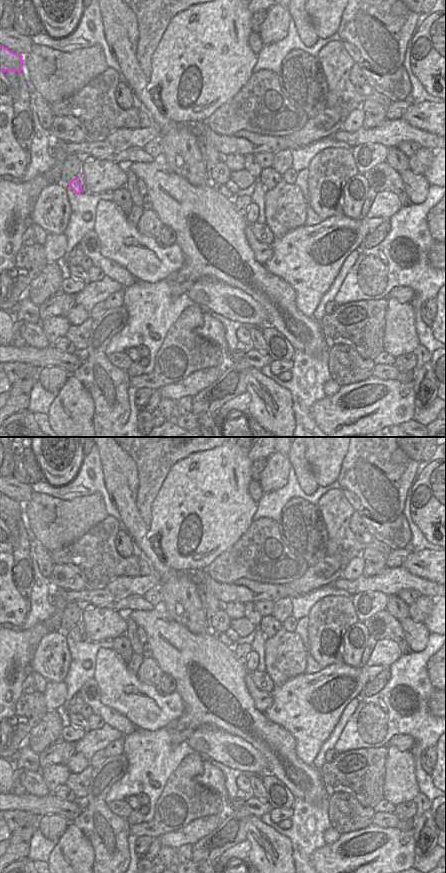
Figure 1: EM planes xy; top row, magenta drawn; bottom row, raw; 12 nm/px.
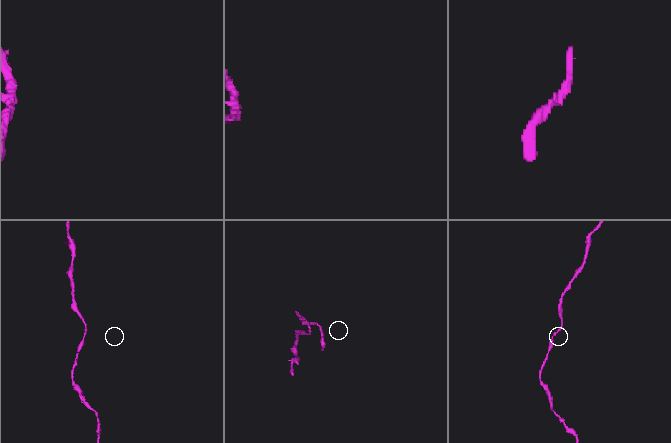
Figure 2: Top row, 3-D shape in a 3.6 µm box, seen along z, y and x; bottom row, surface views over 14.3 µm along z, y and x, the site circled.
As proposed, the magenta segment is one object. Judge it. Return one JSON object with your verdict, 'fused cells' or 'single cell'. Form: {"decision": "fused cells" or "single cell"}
{"decision": "single cell"}

